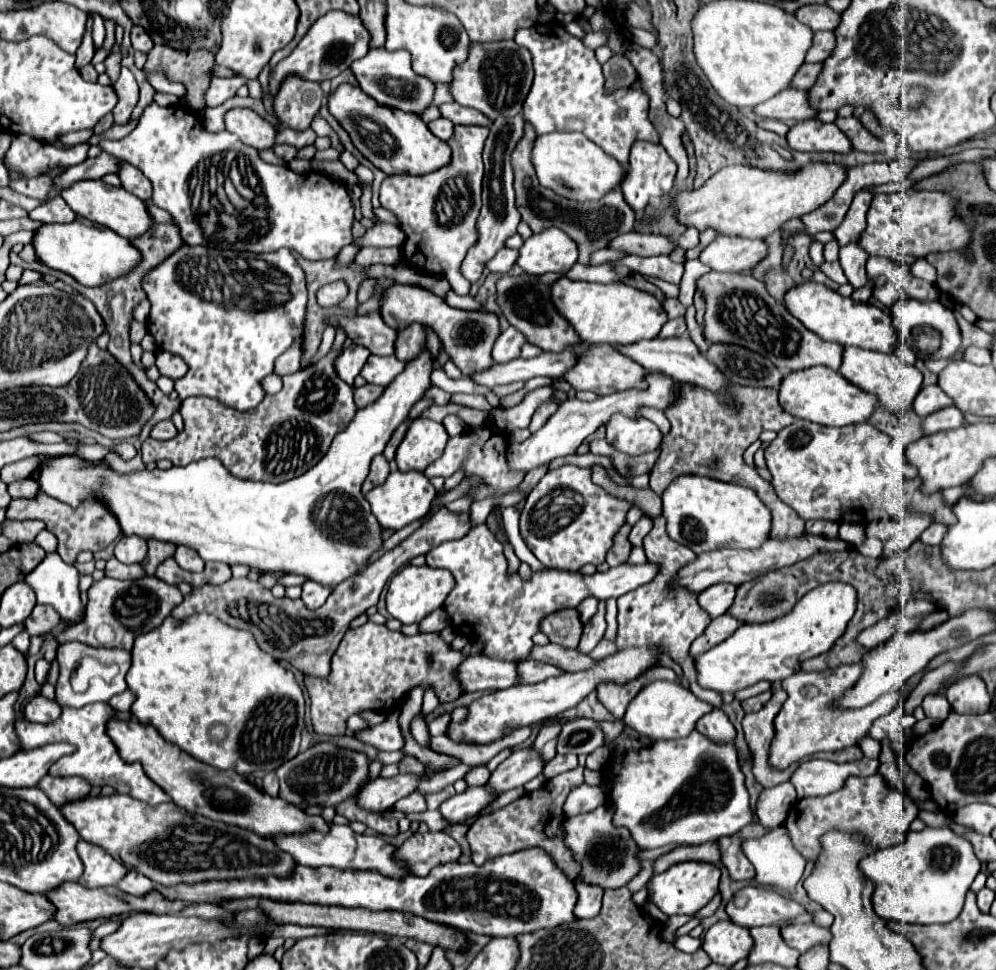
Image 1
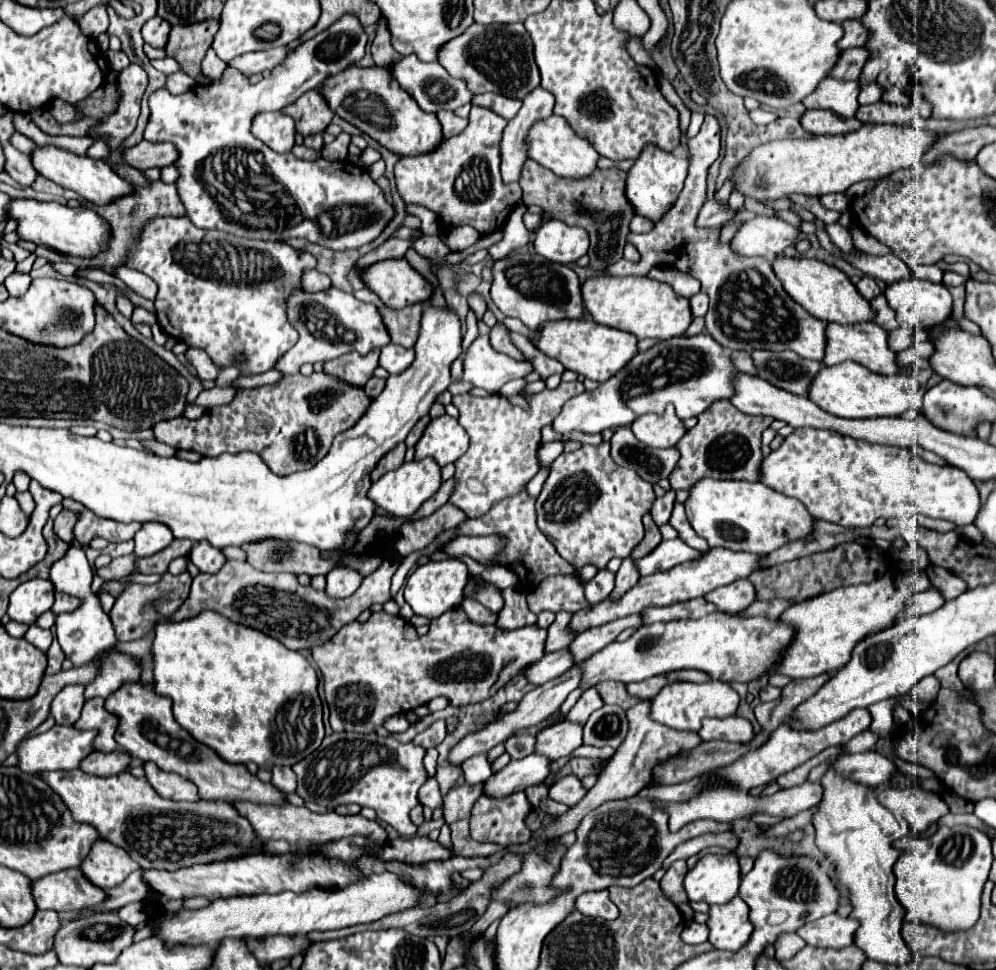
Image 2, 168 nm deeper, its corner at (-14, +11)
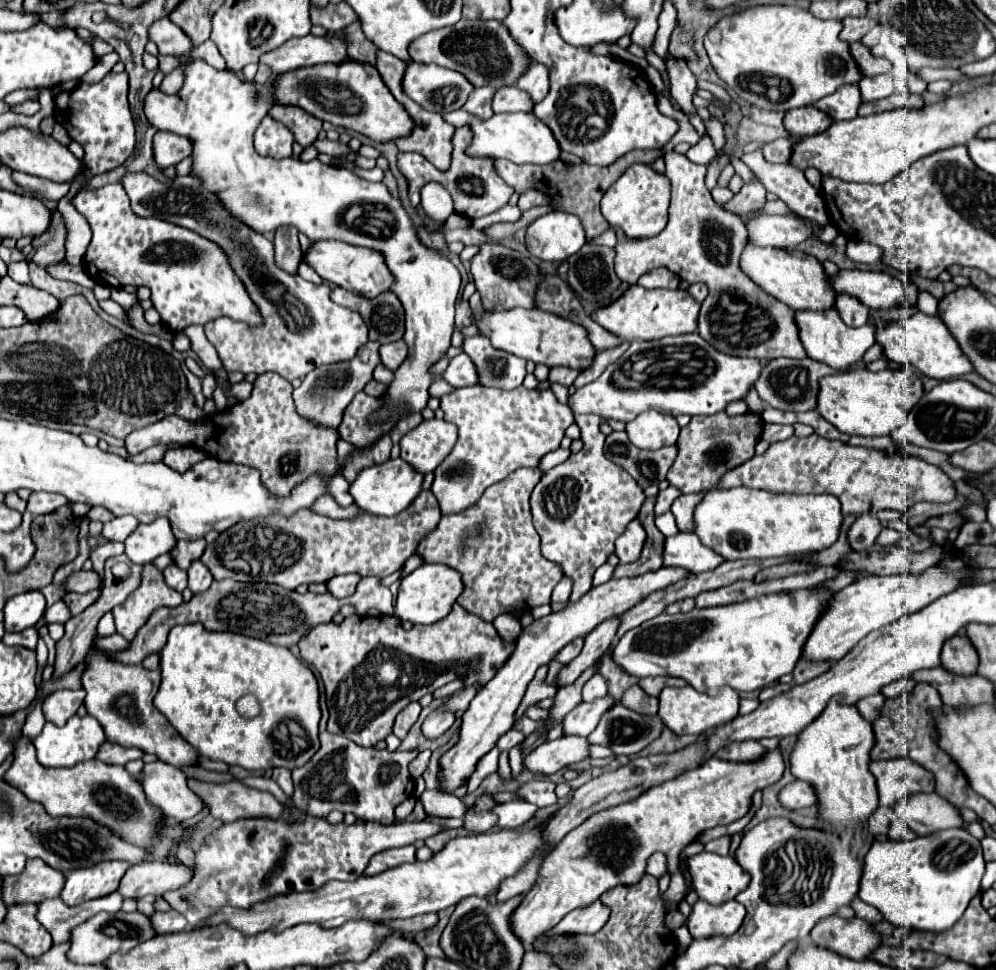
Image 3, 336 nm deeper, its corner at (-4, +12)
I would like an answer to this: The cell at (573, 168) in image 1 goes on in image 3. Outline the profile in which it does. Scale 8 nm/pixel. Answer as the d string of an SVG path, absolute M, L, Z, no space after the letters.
M453 110L453 112L445 114L443 118L453 126L469 124L473 128L473 144L467 148L467 152L473 156L507 158L515 164L539 164L539 166L551 164L551 162L559 160L559 156L561 156L561 146L553 138L553 132L533 112L529 112L529 114L521 114L521 112L495 114L489 120L479 120L479 118L473 118L471 114L467 114L465 110Z

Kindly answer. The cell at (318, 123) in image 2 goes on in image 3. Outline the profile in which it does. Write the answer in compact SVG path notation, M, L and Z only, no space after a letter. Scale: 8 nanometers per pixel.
M275 104L275 106L269 110L269 114L271 114L271 118L279 120L281 124L285 124L285 126L293 132L295 140L297 140L303 148L309 146L309 144L317 138L319 130L321 130L321 120L319 120L319 118L313 118L309 112L301 110L299 106Z

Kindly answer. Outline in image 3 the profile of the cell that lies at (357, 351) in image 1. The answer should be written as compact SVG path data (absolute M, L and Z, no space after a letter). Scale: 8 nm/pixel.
M367 342L365 346L361 346L361 350L357 352L357 356L353 360L319 366L313 372L309 372L305 376L305 380L301 382L301 386L295 388L295 392L293 392L297 412L319 424L337 428L341 424L341 416L343 416L343 410L347 408L347 404L371 380L369 376L373 374L373 368L379 364L379 354L377 354L379 346L381 346L379 342Z

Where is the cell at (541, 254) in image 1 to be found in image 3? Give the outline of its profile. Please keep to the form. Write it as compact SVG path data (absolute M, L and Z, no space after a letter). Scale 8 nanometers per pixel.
M547 212L537 218L525 236L525 246L531 256L563 262L585 244L585 230L581 220L567 212Z

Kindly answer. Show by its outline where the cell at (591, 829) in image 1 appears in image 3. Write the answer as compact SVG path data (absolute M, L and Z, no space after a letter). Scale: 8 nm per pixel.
M781 746L767 750L753 762L725 762L713 756L677 778L649 788L633 802L589 816L545 856L537 882L511 914L513 934L521 938L523 946L531 946L539 934L549 932L549 928L557 926L571 910L595 902L609 888L637 884L653 852L667 854L673 874L679 854L687 844L709 828L743 818L749 812L753 792L777 782L783 772L785 760Z

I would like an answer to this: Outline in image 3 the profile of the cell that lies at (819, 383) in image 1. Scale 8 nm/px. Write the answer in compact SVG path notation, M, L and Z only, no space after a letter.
M867 368L837 372L821 378L817 412L837 430L857 436L883 436L901 426L909 410L923 396L923 384L911 368L871 372Z

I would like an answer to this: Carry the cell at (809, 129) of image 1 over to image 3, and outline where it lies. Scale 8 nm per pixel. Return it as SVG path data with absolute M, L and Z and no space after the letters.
M801 106L801 108L791 108L785 114L785 130L793 138L803 138L803 136L815 136L825 132L835 120L829 118L829 114L817 110L815 106Z

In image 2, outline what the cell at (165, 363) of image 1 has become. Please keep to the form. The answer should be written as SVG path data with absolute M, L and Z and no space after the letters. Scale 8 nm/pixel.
M189 349L187 351L189 361L197 367L197 375L201 381L215 381L219 375L219 369L213 365L213 361L205 355L205 351L199 349Z

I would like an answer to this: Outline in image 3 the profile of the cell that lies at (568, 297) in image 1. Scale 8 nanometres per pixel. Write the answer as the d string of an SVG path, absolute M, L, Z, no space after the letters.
M631 284L615 302L609 306L593 310L591 318L601 324L617 338L633 342L633 340L657 340L663 336L689 334L697 330L697 314L701 304L695 302L685 290L645 290L643 286Z

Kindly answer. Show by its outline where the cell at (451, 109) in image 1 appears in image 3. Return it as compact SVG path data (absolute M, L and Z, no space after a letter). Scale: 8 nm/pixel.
M509 86L509 88L501 88L497 90L497 94L493 96L493 112L529 112L533 110L533 104L529 100L529 96L521 90L517 90L515 86Z

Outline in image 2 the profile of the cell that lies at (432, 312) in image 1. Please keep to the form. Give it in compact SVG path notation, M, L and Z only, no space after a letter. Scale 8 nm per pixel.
M385 259L369 267L355 267L361 281L387 307L399 309L431 299L431 285L407 263L407 259Z

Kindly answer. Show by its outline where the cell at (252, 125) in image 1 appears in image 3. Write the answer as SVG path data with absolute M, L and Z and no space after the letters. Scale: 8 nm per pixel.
M265 116L255 130L255 150L261 156L287 158L291 156L291 144L293 144L293 134L289 132L289 128L281 126L281 122L269 116Z

